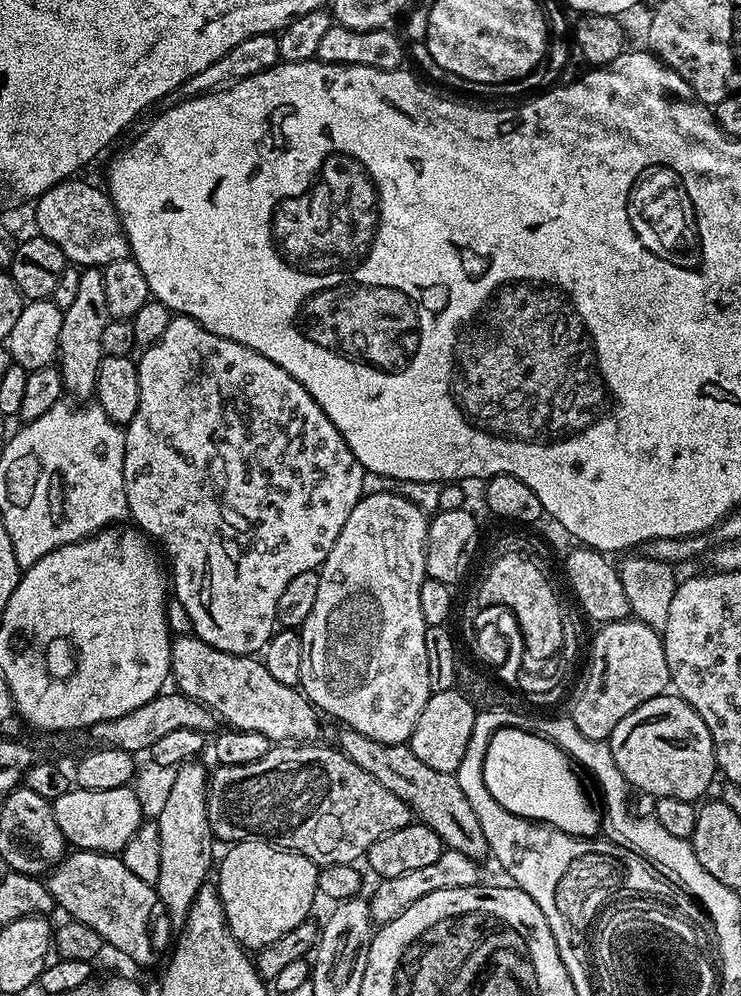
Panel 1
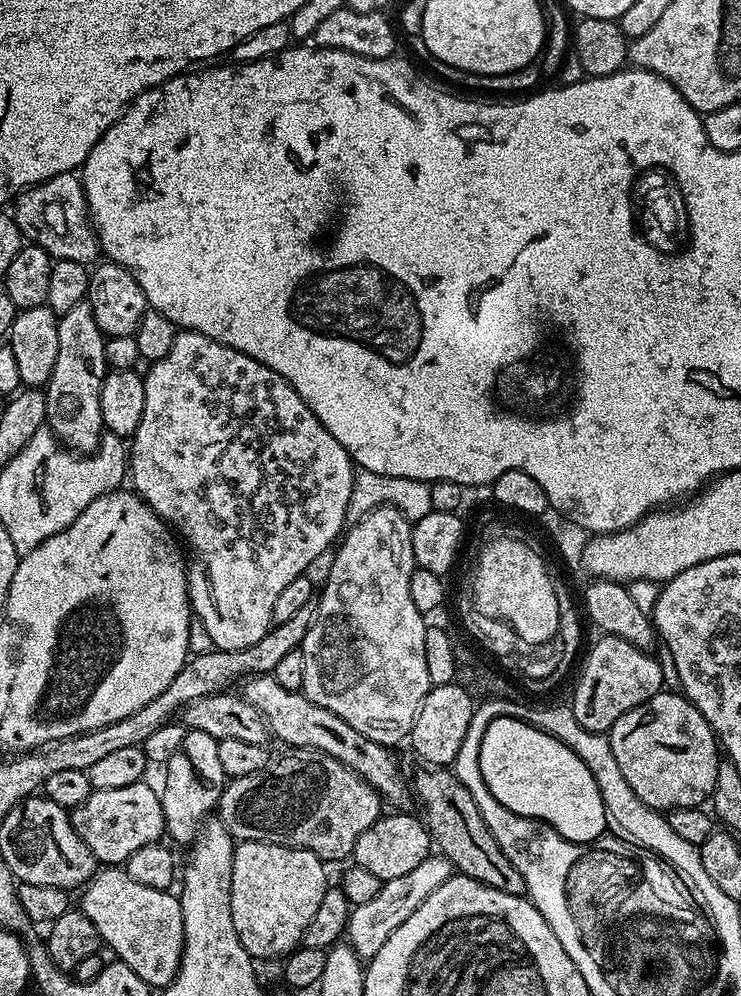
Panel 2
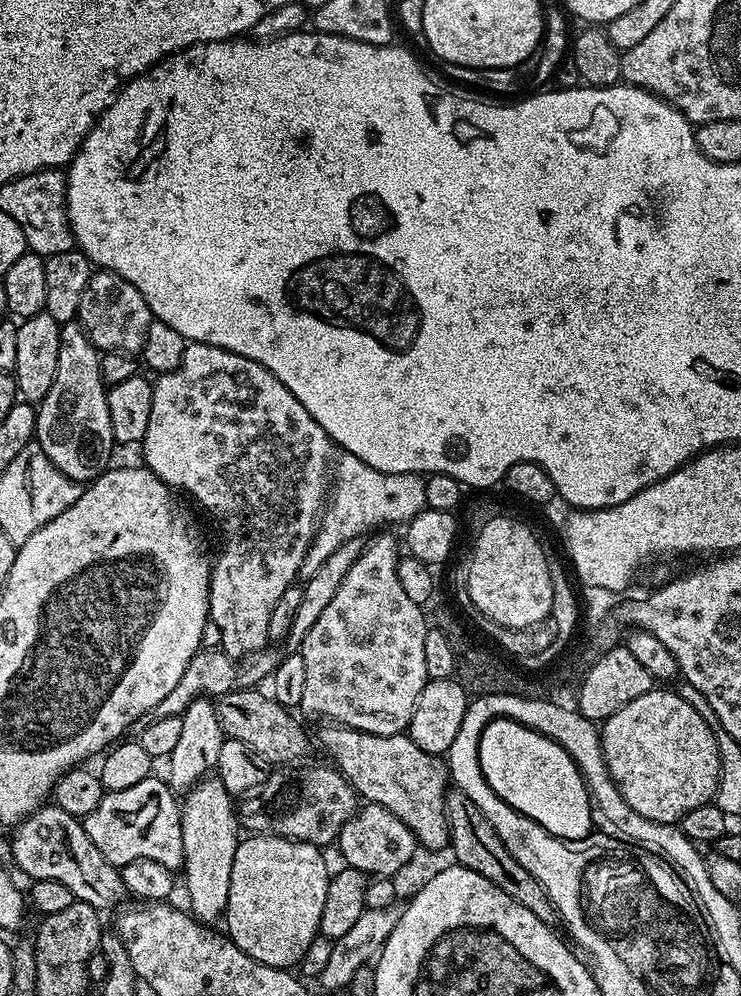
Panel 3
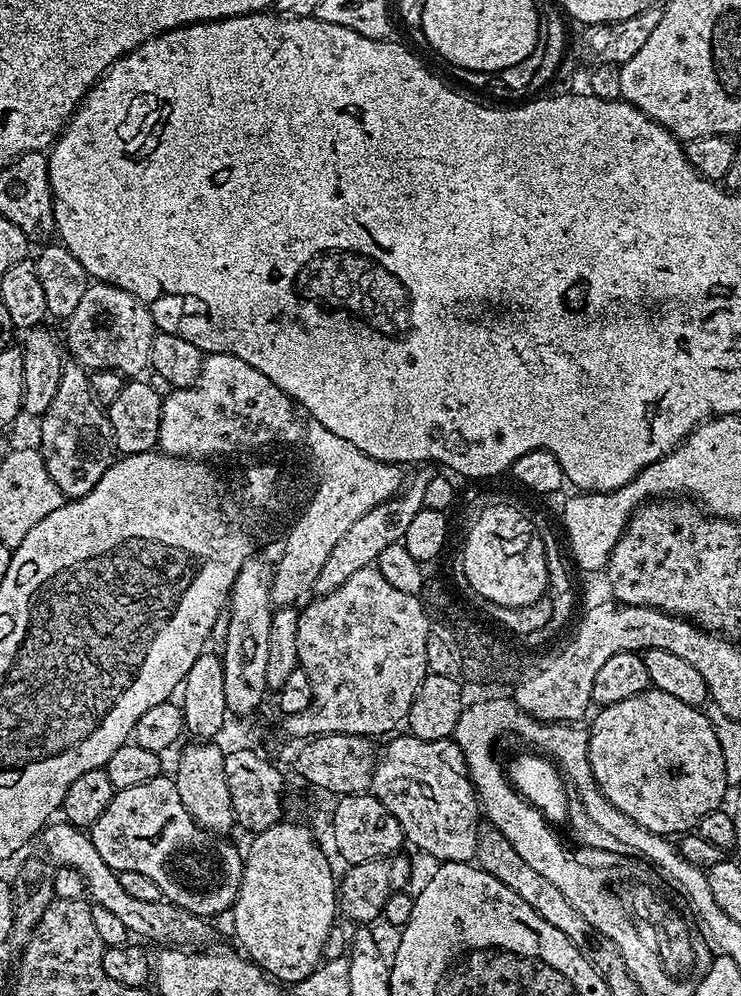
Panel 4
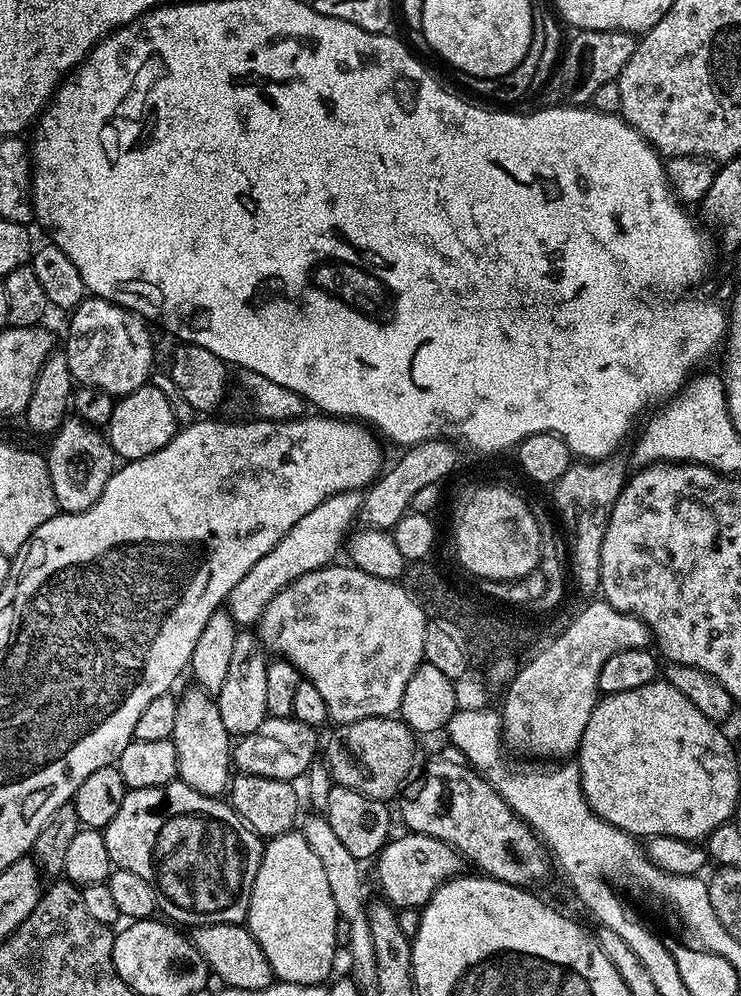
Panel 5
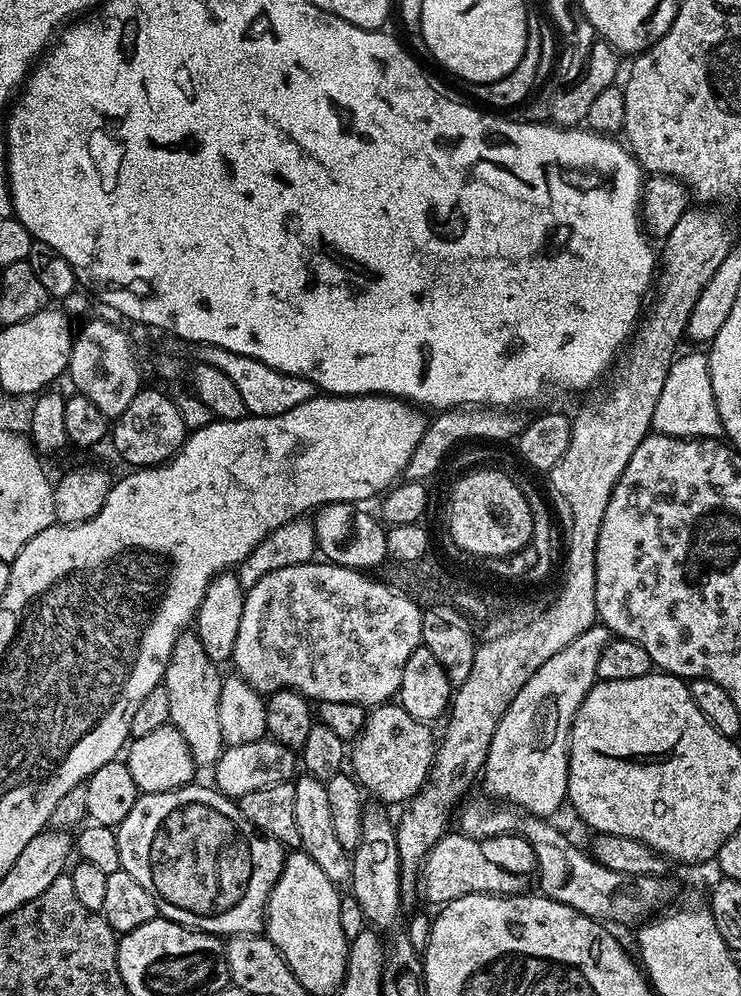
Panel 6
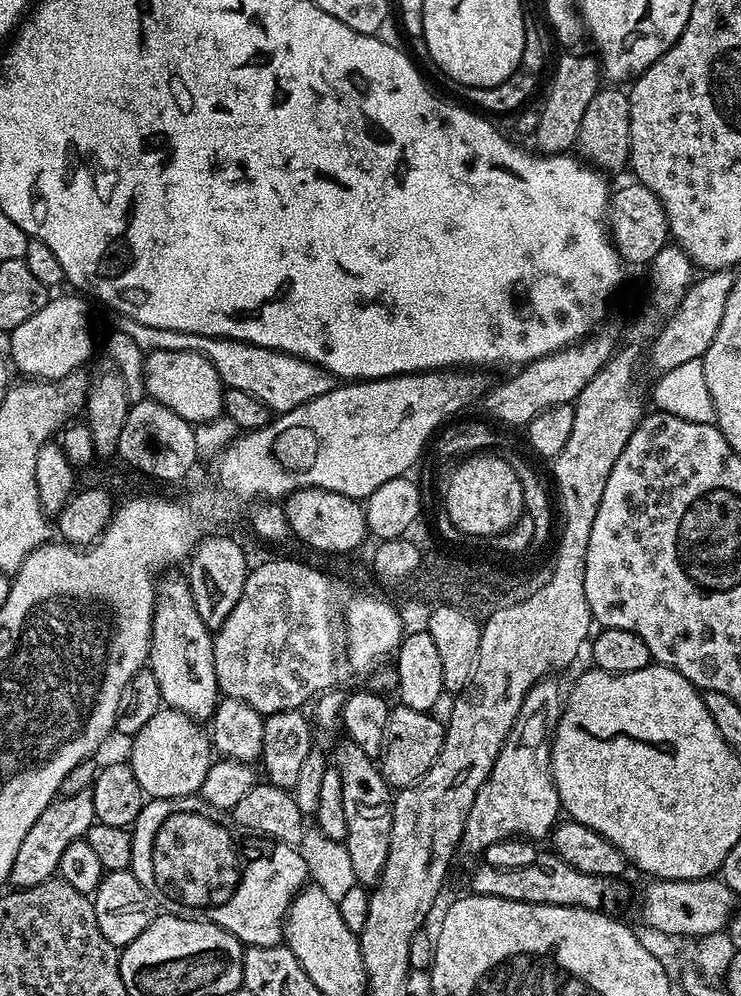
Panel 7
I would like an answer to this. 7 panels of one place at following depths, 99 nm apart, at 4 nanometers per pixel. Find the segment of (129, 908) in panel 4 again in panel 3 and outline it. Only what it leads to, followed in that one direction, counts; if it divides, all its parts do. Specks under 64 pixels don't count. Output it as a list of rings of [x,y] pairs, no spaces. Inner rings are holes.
[[[41,806],[15,825],[12,836],[12,860],[28,875],[29,881],[49,880],[62,882],[77,900],[86,902],[98,910],[123,905],[128,896],[120,877],[120,868],[102,858],[102,850],[90,842],[83,823],[66,810],[55,806]]]

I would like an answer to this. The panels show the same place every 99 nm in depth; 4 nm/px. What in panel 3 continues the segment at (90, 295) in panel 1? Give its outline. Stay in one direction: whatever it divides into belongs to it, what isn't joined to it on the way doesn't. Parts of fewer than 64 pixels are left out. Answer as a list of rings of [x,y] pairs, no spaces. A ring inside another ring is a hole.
[[[79,322],[62,324],[58,342],[58,370],[54,370],[54,383],[50,386],[46,398],[42,398],[36,408],[35,443],[46,454],[46,458],[50,458],[50,462],[58,466],[62,474],[66,474],[66,478],[81,486],[97,480],[113,463],[114,441],[110,430],[108,388],[100,373],[100,357],[101,353],[90,342]]]

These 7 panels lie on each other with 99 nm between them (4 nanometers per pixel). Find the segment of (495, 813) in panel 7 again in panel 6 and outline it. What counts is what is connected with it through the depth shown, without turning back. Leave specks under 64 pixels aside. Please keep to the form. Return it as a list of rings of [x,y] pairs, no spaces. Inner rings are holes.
[[[597,622],[574,638],[570,646],[558,650],[554,658],[546,658],[538,670],[518,690],[518,698],[510,702],[494,738],[490,742],[484,763],[482,784],[489,797],[515,805],[517,808],[545,818],[552,818],[568,798],[568,741],[572,723],[580,703],[597,683],[598,658],[606,650],[610,633]]]

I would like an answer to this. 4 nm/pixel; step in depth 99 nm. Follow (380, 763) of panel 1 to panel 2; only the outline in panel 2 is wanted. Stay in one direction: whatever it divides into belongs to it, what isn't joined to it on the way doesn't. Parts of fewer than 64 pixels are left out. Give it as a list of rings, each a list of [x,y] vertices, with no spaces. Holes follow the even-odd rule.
[[[421,768],[412,778],[414,800],[420,803],[424,825],[432,835],[432,843],[439,855],[445,856],[459,875],[469,876],[494,890],[502,890],[502,894],[524,896],[526,882],[518,870],[514,870],[514,862],[502,854],[502,846],[490,834],[490,826],[482,818],[482,810],[478,810],[478,802],[474,802],[474,794],[466,788],[460,779],[448,768]]]

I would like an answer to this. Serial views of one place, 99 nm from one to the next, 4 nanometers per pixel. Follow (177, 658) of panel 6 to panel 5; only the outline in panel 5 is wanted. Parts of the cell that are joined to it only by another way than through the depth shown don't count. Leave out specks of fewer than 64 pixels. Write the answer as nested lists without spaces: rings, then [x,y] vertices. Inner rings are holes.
[[[199,686],[191,687],[184,693],[179,693],[176,701],[178,714],[174,721],[174,734],[171,742],[178,754],[178,776],[186,786],[207,796],[220,798],[230,788],[228,768],[233,767],[233,745],[230,743],[226,725],[222,723],[222,714],[218,714],[218,706],[213,693]]]

